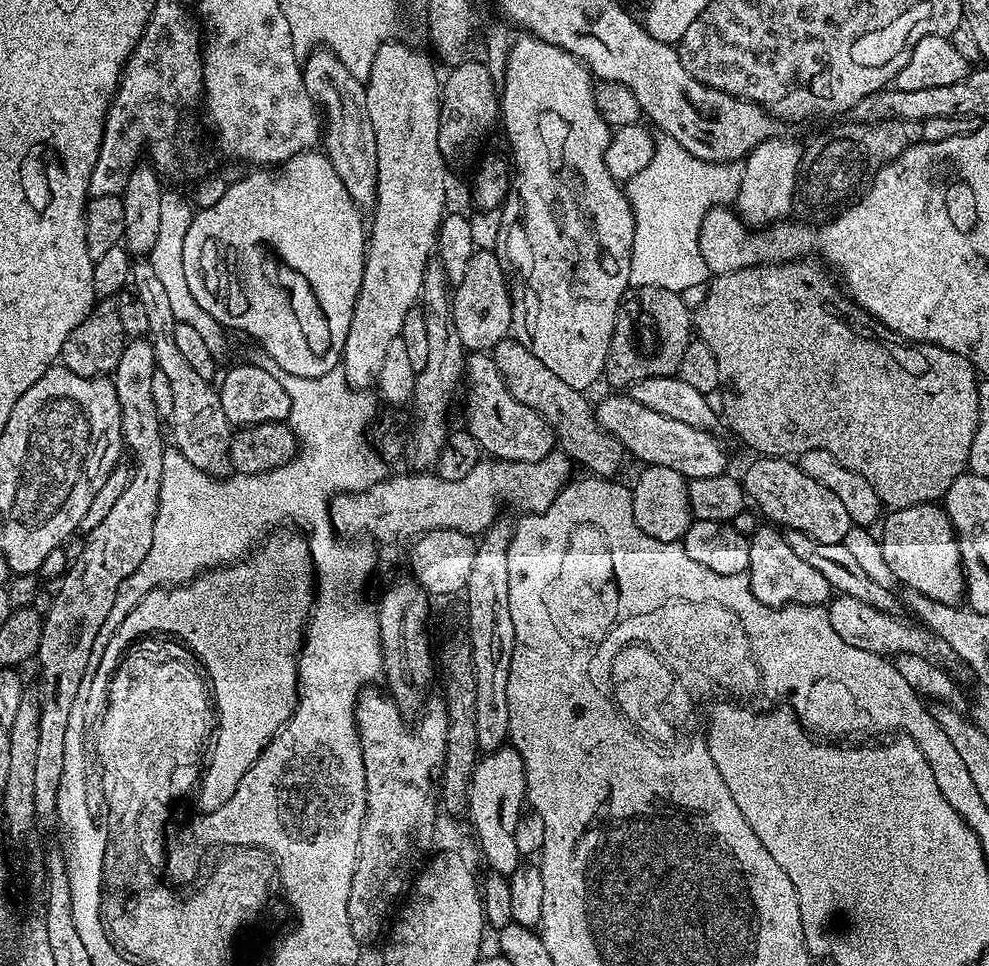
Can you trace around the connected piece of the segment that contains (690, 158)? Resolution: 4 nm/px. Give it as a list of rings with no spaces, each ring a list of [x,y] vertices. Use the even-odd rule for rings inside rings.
[[[661,139],[654,150],[650,166],[638,170],[634,178],[627,181],[626,191],[634,214],[634,246],[630,258],[629,285],[637,288],[665,288],[671,292],[688,294],[691,288],[707,285],[710,273],[706,258],[700,249],[700,227],[709,210],[716,206],[733,203],[742,186],[744,165],[739,160],[729,160],[726,164],[715,164],[710,160],[699,160],[678,142]]]

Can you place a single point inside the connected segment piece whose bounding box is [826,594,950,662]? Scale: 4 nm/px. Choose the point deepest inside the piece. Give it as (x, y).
(882, 633)

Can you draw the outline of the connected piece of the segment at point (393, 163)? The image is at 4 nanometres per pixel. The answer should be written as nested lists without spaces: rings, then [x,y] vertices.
[[[389,42],[374,54],[366,81],[366,108],[374,122],[374,142],[378,142],[378,190],[376,207],[370,218],[370,243],[364,257],[364,277],[360,293],[350,318],[342,371],[349,384],[357,390],[368,390],[376,384],[390,342],[400,336],[406,314],[417,307],[426,266],[438,248],[440,223],[444,221],[448,204],[449,165],[438,146],[442,80],[424,52],[415,52],[408,44]]]

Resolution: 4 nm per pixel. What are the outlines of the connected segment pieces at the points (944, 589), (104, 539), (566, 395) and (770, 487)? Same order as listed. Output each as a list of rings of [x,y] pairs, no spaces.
[[[939,503],[897,508],[883,517],[883,524],[884,533],[878,536],[882,558],[886,558],[886,566],[890,566],[897,585],[914,587],[940,603],[959,605],[965,599],[966,573],[960,560],[960,544]]]
[[[146,338],[129,339],[124,346],[122,358],[116,371],[112,374],[112,381],[120,404],[122,427],[125,447],[133,452],[136,460],[132,464],[130,484],[119,496],[118,502],[110,509],[110,514],[94,526],[92,532],[83,537],[84,545],[80,553],[69,563],[67,572],[58,580],[60,589],[48,608],[43,613],[44,629],[40,639],[40,718],[38,720],[38,755],[34,762],[34,810],[37,817],[55,817],[58,806],[58,782],[62,780],[62,762],[66,750],[66,726],[74,706],[81,699],[82,689],[86,684],[86,677],[94,664],[94,638],[98,638],[98,630],[102,630],[102,622],[106,622],[106,614],[110,614],[110,606],[114,606],[116,591],[126,582],[134,570],[142,564],[150,550],[150,541],[154,538],[154,514],[158,510],[158,492],[162,486],[162,454],[166,441],[162,438],[162,417],[154,404],[154,394],[151,385],[157,371],[155,350],[151,341]]]
[[[505,338],[498,342],[490,352],[492,360],[504,376],[508,384],[508,393],[518,402],[530,406],[535,412],[544,417],[554,429],[555,435],[560,436],[569,444],[567,447],[580,455],[580,460],[589,468],[591,475],[596,478],[612,478],[616,471],[626,461],[624,444],[614,434],[610,434],[601,424],[596,423],[596,410],[593,401],[588,401],[581,389],[568,386],[554,374],[554,370],[544,366],[530,351],[527,343]]]
[[[760,456],[745,470],[742,483],[749,501],[757,504],[761,517],[769,516],[773,525],[781,529],[802,530],[802,534],[810,534],[818,542],[842,544],[846,534],[853,528],[850,514],[846,514],[846,506],[842,506],[842,498],[826,486],[814,482],[810,474],[800,469],[799,463],[779,456]]]

